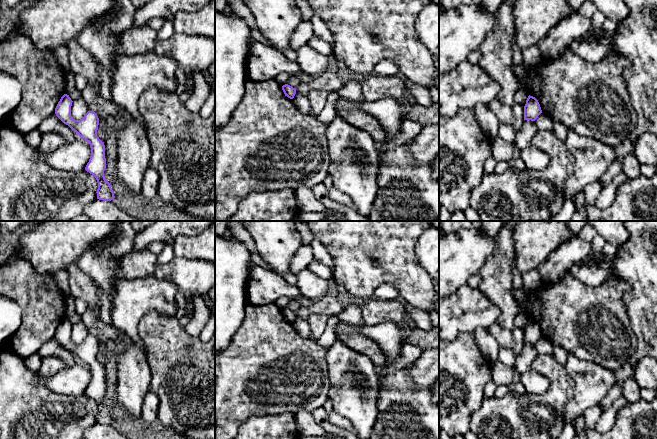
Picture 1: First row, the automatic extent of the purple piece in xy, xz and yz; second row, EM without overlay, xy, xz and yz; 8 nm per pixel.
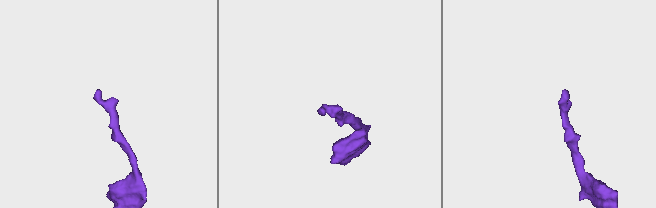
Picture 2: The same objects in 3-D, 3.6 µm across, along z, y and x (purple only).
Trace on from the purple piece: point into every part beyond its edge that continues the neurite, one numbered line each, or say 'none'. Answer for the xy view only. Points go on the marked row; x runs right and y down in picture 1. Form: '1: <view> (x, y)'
none

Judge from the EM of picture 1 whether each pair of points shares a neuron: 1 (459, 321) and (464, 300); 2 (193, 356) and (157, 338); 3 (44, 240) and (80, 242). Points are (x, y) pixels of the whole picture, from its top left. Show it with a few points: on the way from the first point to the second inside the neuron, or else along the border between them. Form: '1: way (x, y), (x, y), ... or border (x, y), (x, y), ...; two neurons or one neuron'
1: way (459, 316), (464, 305); one neuron
2: way (184, 356), (177, 356), (166, 345); one neuron
3: way (53, 240), (71, 240); one neuron

